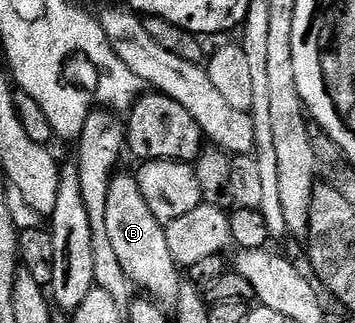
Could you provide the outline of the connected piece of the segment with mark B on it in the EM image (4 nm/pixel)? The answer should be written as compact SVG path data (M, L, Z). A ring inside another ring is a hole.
M114 176L107 191L107 235L111 239L111 247L119 259L119 267L123 267L127 279L140 292L141 289L145 292L142 294L148 295L162 306L172 306L179 295L183 277L182 274L177 274L177 260L167 247L165 225L155 219L155 215L151 215L151 209L143 199L143 191L139 191L136 176L121 176Z

